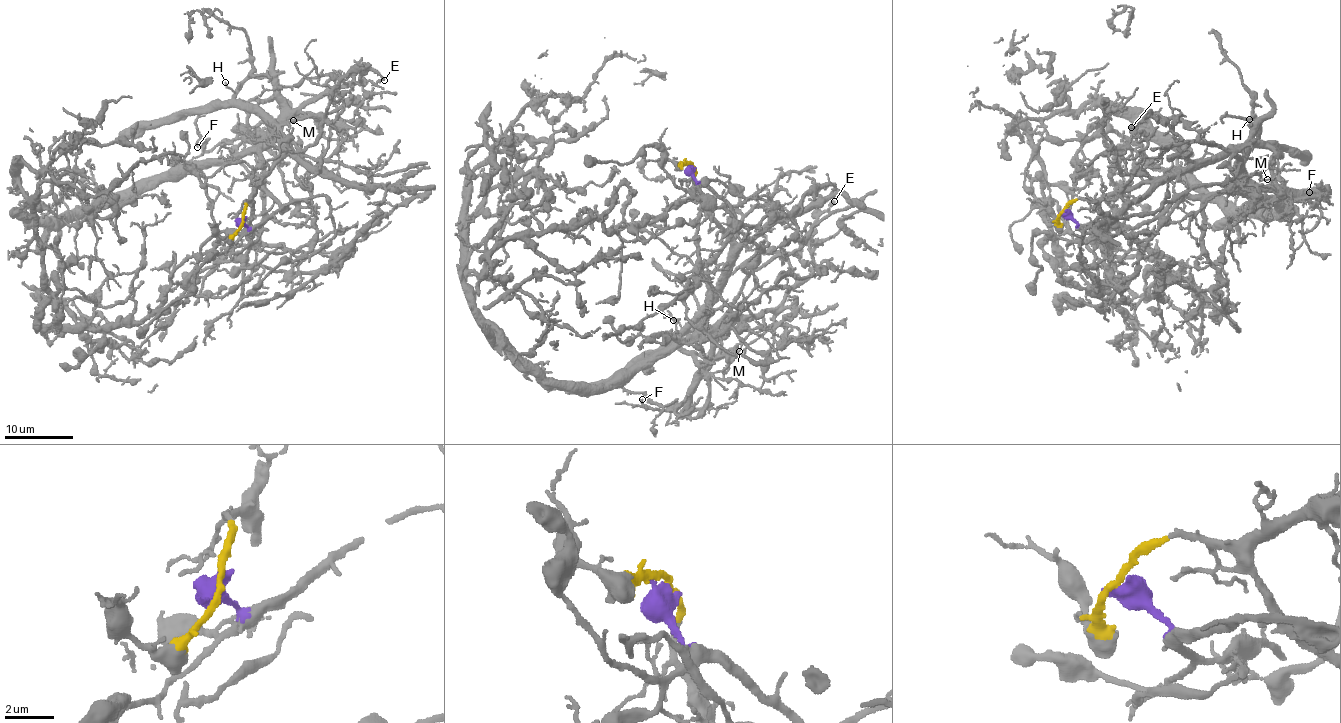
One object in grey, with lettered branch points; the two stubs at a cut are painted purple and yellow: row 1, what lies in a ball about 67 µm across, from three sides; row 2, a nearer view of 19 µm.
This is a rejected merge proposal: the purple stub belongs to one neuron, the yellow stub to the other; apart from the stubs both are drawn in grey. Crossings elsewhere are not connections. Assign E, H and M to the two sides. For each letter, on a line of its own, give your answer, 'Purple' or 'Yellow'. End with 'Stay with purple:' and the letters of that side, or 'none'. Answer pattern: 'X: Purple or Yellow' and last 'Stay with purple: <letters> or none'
E: Purple
H: Yellow
M: Yellow
Stay with purple: E

